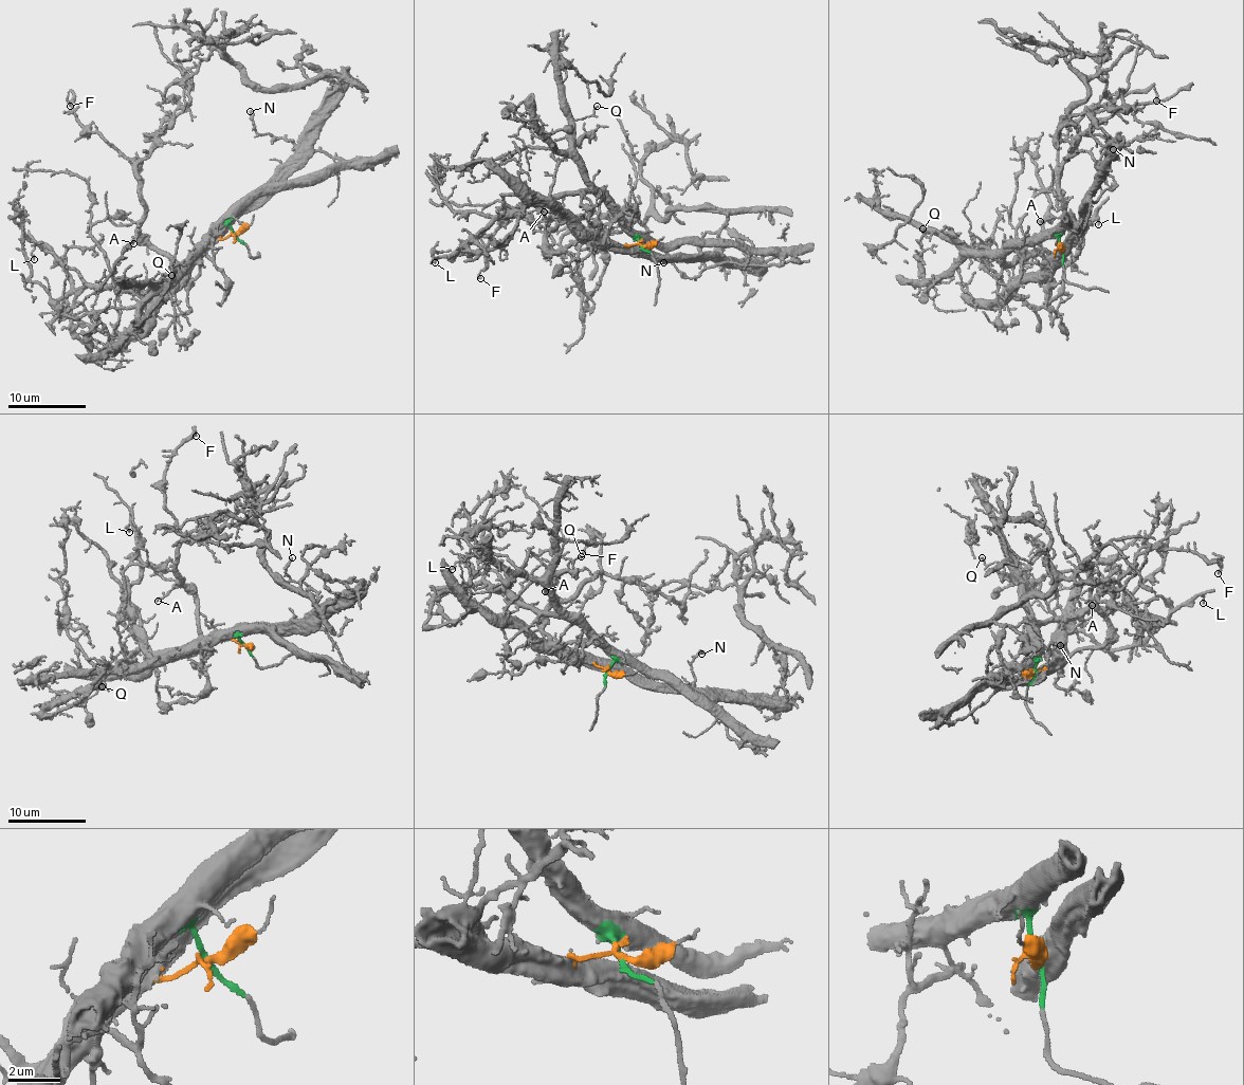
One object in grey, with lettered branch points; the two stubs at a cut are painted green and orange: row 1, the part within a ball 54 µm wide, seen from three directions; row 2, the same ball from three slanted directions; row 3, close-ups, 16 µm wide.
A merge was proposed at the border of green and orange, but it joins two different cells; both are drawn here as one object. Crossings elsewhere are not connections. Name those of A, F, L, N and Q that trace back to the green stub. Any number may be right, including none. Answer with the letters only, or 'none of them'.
Q

